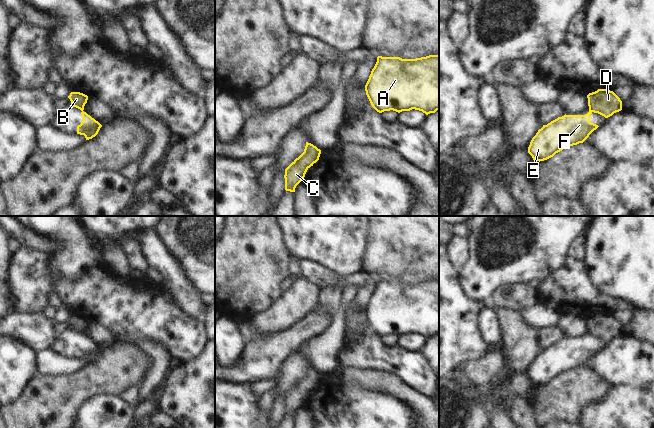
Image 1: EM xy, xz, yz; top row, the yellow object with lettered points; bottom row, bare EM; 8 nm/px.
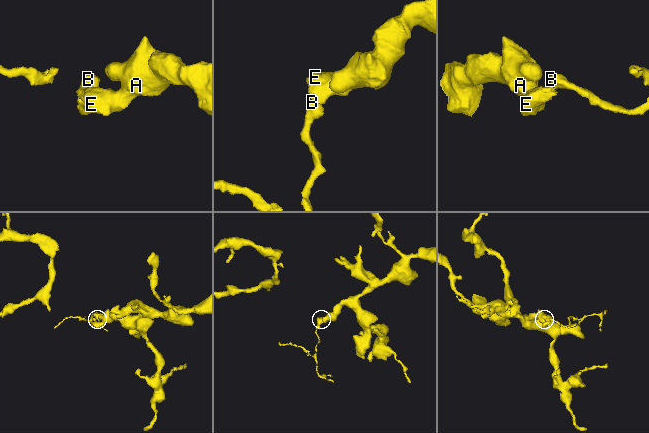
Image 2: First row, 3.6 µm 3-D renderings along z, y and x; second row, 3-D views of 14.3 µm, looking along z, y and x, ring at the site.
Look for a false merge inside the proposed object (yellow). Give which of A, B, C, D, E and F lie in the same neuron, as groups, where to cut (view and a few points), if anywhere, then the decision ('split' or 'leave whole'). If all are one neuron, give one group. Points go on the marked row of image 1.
A E F / B C D | yz (589, 110), (592, 111) | split

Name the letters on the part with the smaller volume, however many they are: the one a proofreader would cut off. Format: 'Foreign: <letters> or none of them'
Foreign: B, C, D

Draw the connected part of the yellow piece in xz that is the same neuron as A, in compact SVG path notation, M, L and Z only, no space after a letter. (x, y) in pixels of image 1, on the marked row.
M439 55L416 59L400 57L377 57L365 85L366 95L372 107L379 113L384 111L422 111L426 115L439 110Z

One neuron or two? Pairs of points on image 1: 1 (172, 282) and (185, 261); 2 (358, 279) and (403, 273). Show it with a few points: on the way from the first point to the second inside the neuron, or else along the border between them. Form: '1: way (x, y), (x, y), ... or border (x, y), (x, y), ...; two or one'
1: border (167, 248), (178, 262), (184, 276), (194, 287); two
2: border (363, 270), (374, 274), (379, 279); two

